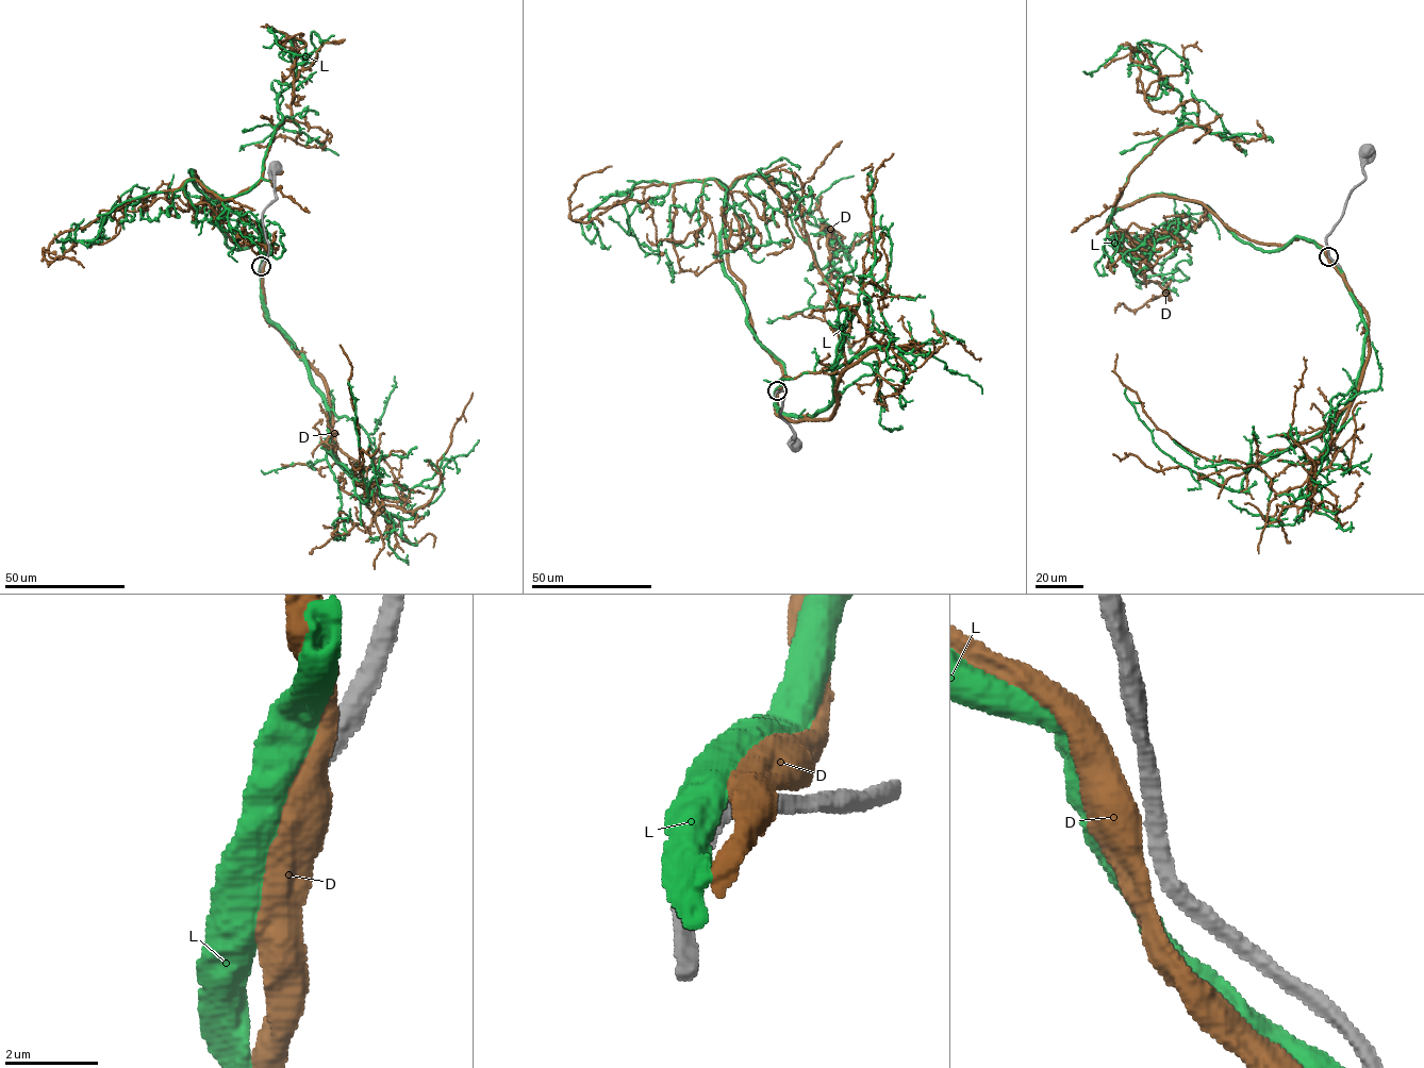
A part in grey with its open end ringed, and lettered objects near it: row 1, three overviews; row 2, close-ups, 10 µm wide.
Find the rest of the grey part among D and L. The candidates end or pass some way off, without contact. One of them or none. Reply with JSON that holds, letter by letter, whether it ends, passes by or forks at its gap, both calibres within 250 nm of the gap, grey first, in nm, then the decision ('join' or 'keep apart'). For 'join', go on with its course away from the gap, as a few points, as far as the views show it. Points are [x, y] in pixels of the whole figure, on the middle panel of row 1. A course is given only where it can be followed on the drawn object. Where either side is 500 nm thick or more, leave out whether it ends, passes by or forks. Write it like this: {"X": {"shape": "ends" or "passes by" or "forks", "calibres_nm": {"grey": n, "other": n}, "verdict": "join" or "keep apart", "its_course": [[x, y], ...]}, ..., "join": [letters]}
{"D": {"calibres_nm": {"grey": 400, "other": 550}, "verdict": "keep apart"}, "L": {"calibres_nm": {"grey": 400, "other": 550}, "verdict": "join", "its_course": [[777, 389], [783, 366], [722, 264], [738, 180], [793, 193], [811, 269], [859, 233], [853, 277], [832, 276]]}, "join": ["L"]}

